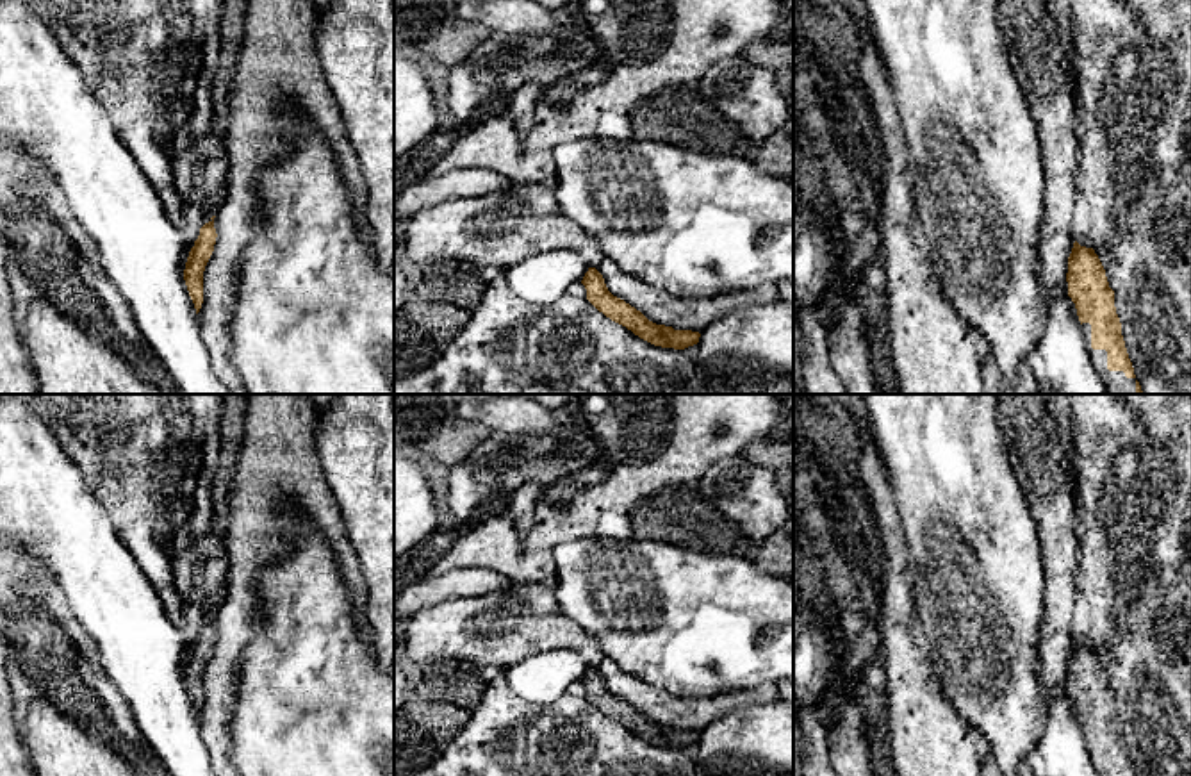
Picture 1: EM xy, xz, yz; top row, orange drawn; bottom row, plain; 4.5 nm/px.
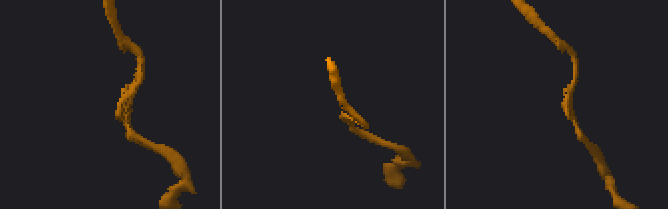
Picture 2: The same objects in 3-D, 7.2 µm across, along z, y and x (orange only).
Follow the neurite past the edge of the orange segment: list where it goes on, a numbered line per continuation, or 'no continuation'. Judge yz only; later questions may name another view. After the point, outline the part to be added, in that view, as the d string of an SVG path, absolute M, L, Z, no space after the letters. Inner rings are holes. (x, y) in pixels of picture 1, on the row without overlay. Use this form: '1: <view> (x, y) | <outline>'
1: yz (1099, 757) | M1082 722L1082 730L1086 731L1086 742L1088 742L1089 755L1091 755L1091 760L1093 760L1097 772L1100 776L1125 776L1123 771L1109 771L1107 769L1107 751L1105 749L1093 749L1091 747L1091 724Z

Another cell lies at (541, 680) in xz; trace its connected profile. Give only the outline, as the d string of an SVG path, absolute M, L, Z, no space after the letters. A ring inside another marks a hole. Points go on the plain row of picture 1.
M558 648L506 667L505 680L521 699L551 706L581 681L587 671L588 665L572 649Z

